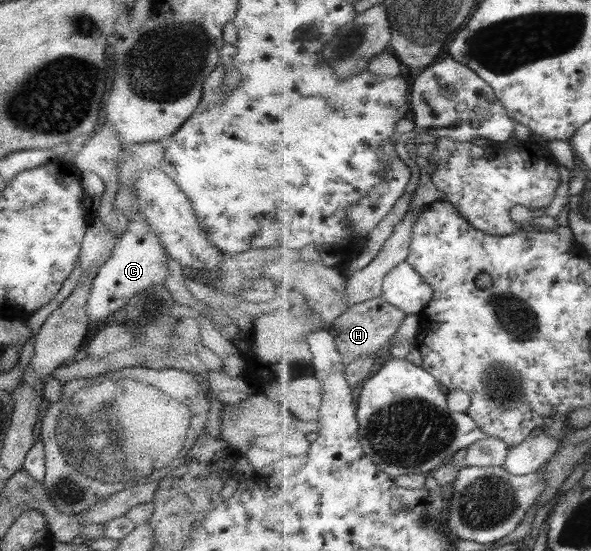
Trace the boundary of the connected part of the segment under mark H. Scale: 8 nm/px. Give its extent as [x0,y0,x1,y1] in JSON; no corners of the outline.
[332,297,408,366]

